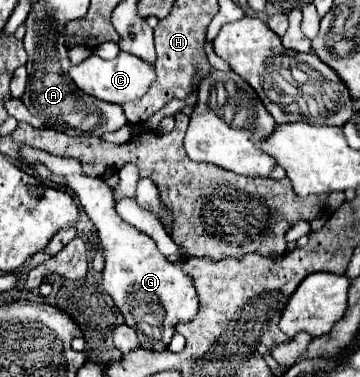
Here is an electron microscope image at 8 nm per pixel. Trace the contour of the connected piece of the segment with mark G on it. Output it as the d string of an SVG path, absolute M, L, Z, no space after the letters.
M23 148L23 156L33 162L41 160L51 172L65 176L67 186L75 190L81 206L87 216L99 230L99 238L105 254L105 270L103 270L103 288L111 294L117 308L125 316L125 322L137 330L141 348L163 352L175 334L175 326L183 320L189 320L197 314L197 294L181 270L181 264L171 264L159 252L157 244L143 232L135 230L127 222L123 222L113 208L113 190L103 178L85 176L79 168L77 160L67 160L59 156L47 156L41 150Z

